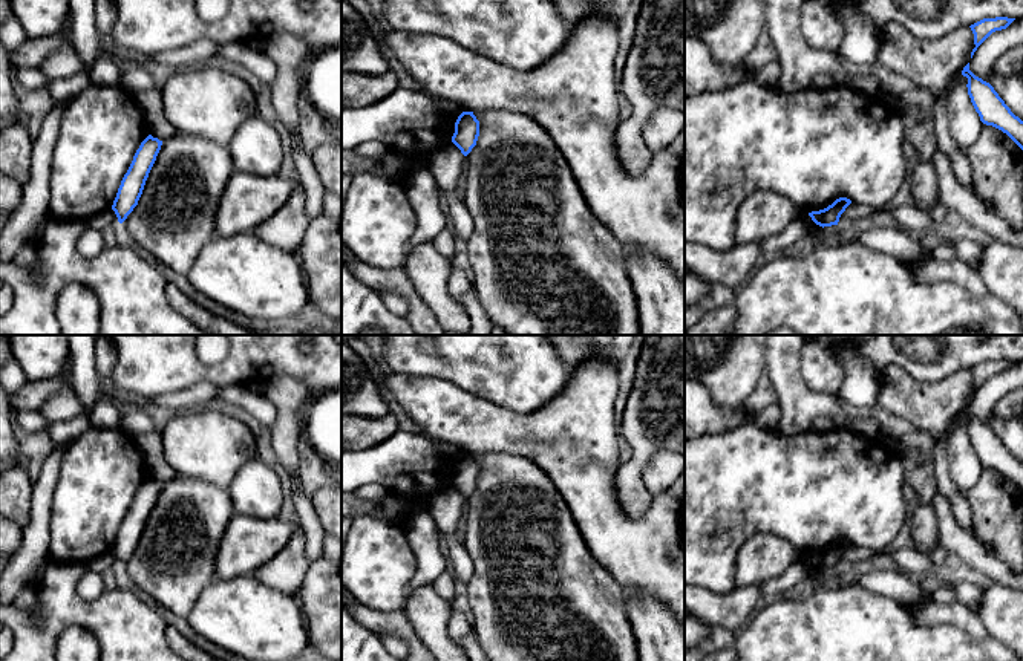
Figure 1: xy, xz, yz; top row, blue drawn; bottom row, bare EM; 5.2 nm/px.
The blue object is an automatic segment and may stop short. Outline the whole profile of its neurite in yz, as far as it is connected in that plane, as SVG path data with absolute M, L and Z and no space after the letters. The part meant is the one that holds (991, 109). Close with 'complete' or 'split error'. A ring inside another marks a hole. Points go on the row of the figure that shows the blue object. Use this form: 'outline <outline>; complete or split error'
outline M969 63L962 75L968 78L968 95L980 121L1006 133L1023 150L1023 121L1011 112L989 83L969 70Z; complete

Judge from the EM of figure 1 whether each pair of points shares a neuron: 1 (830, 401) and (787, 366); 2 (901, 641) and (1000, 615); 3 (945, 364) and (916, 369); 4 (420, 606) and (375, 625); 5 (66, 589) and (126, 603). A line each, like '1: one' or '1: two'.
1: one
2: two
3: one
4: two
5: one

